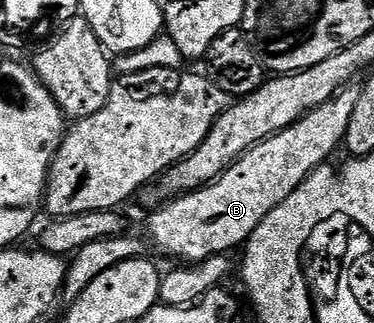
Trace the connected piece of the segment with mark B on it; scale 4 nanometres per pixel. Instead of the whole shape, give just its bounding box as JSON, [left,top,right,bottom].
[147,88,358,264]

